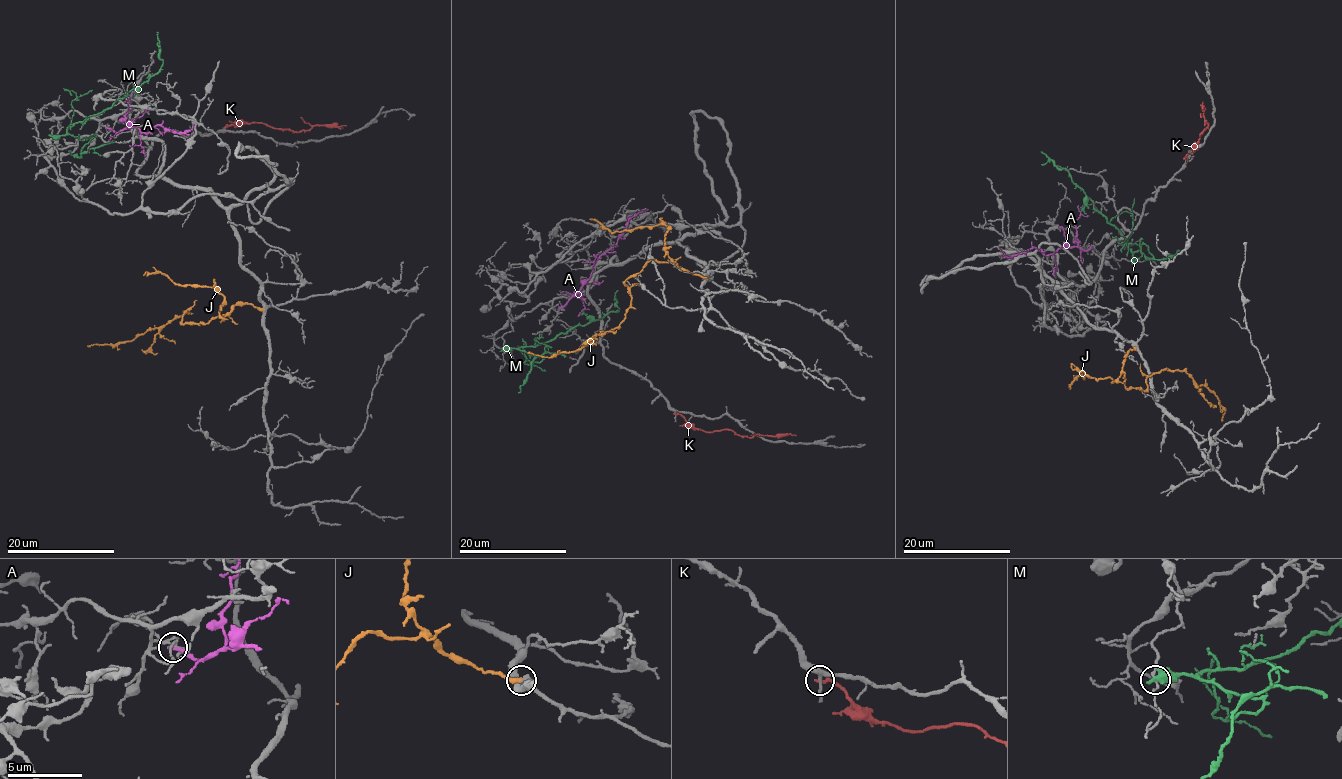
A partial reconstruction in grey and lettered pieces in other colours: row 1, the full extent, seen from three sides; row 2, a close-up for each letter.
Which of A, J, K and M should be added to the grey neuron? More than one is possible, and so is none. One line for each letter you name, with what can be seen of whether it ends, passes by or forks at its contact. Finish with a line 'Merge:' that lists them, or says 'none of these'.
Merge: none of these

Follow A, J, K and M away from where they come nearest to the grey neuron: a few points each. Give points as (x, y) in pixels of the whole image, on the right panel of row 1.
A: (1092, 247), (1085, 250), (1067, 245), (1046, 255), (1033, 246), (1008, 257), (998, 247)
J: (1134, 348), (1123, 361), (1127, 388), (1146, 389), (1147, 379), (1166, 369), (1186, 372), (1218, 399), (1222, 421)
K: (1186, 161), (1200, 137), (1199, 133), (1207, 127), (1202, 101)
M: (1135, 260), (1117, 227), (1095, 209), (1067, 171), (1040, 151)

